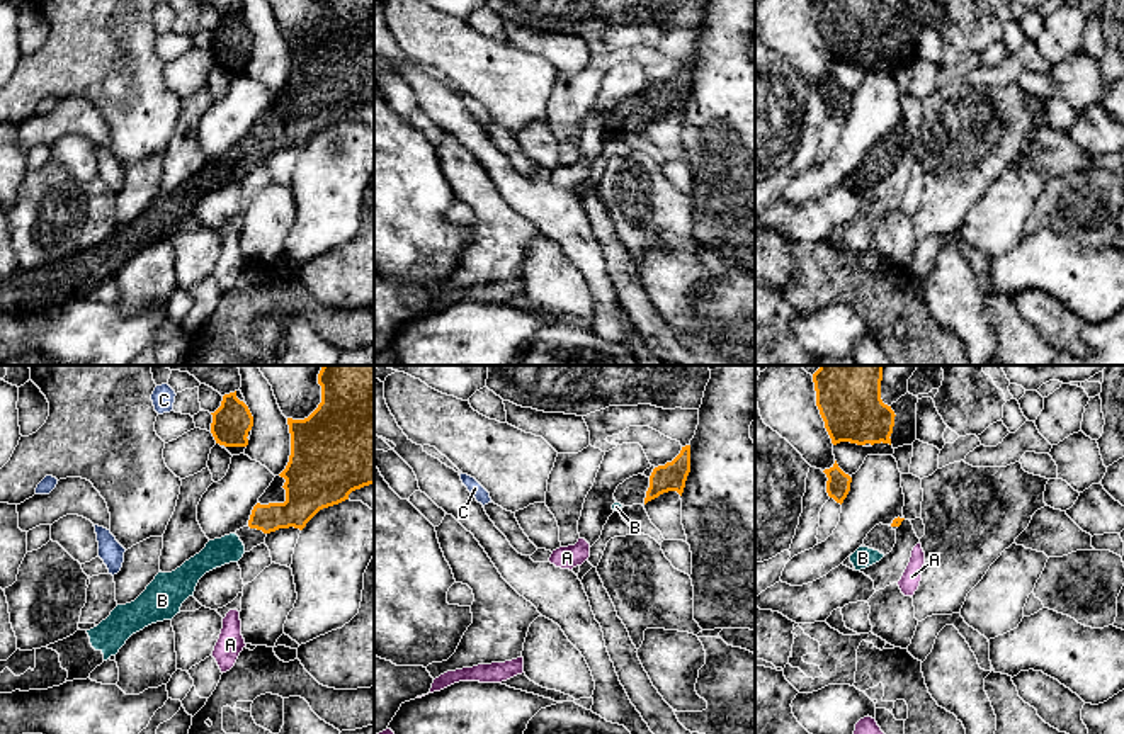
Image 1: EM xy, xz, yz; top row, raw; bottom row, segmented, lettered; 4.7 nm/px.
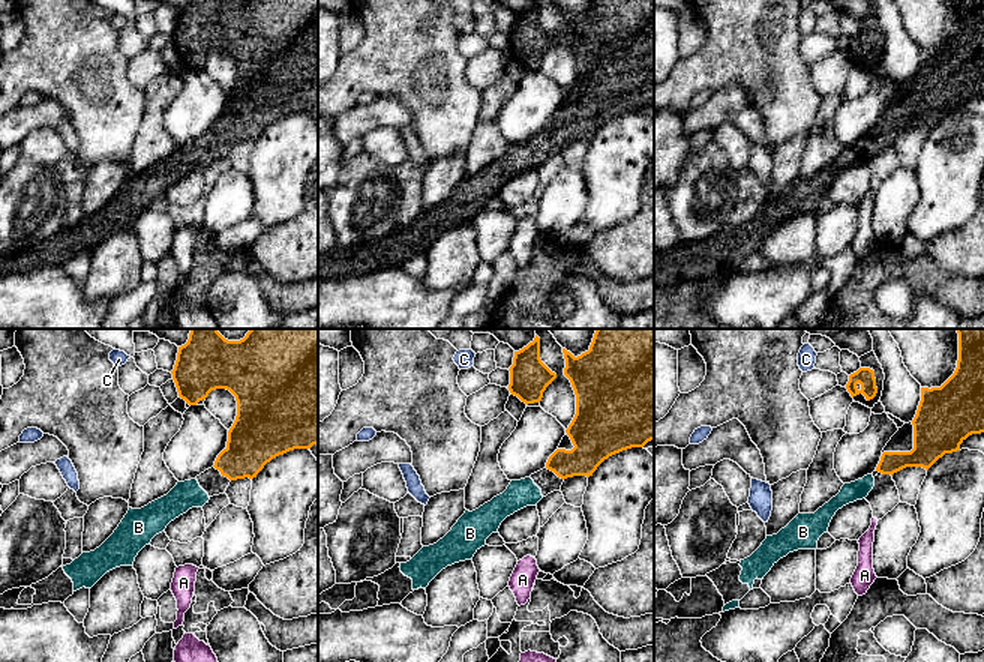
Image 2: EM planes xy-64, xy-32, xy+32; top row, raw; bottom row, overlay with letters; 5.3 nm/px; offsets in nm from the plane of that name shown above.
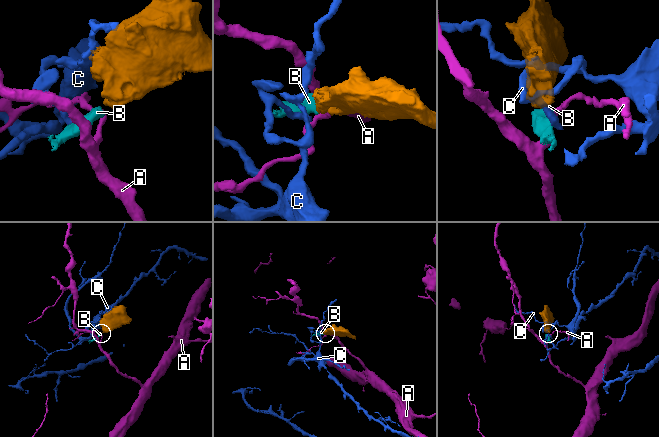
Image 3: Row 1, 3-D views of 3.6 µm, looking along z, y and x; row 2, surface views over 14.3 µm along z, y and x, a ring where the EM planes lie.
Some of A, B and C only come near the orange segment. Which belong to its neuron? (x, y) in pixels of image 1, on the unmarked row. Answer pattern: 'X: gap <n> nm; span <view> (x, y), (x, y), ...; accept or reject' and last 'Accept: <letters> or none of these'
A: gap 120 nm; span yz (900, 143), (919, 162); reject
B: gap 70 nm; span xy (249, 145), (237, 155); accept
C: gap 180 nm; span xy (211, 33), (174, 21); reject
Accept: B

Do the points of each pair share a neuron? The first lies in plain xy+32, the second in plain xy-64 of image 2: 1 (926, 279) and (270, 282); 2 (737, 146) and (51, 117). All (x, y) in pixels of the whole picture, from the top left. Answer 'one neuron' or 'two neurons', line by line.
1: one neuron
2: two neurons

